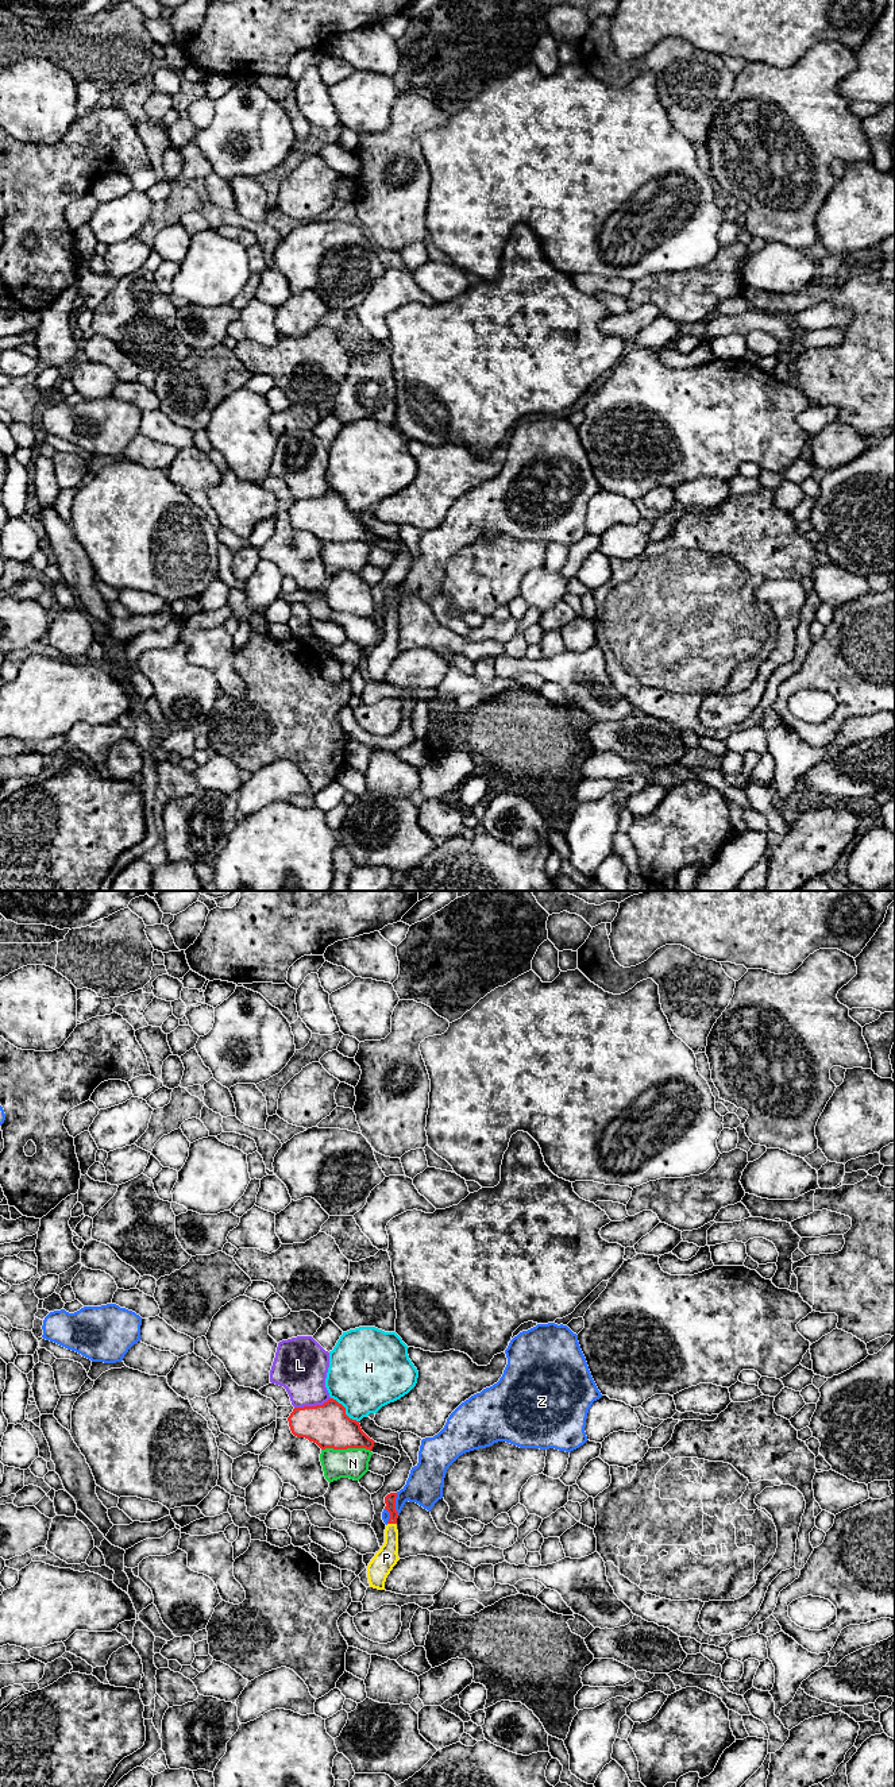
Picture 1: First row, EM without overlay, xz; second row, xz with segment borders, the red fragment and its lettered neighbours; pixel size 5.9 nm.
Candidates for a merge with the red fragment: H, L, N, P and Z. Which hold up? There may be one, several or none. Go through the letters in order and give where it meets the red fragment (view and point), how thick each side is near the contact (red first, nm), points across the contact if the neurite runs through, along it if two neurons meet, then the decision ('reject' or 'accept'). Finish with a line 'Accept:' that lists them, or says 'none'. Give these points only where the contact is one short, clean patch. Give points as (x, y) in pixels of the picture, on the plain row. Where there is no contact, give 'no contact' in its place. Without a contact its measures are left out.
H: meets red in xz at (344, 504); 260 nm thick on the red side, 440 nm on the other; reject
L: meets red in xz at (312, 500); 260 nm thick on the red side, 320 nm on the other; reject
N: meets red in xz at (346, 541); 260 nm thick on the red side, 180 nm on the other; reject
P: meets red in xz at (392, 616); 60 nm thick on the red side, 140 nm on the other; runs through xz (390, 591), (392, 616), (390, 641), (386, 651); accept
Z: meets red in xz at (394, 597); 60 nm thick on the red side, 220 nm on the other; reject
Accept: P

